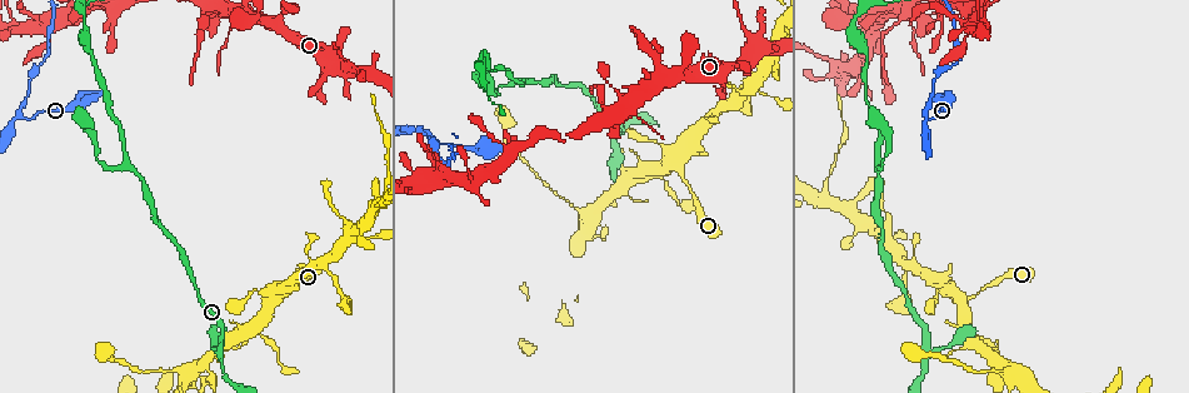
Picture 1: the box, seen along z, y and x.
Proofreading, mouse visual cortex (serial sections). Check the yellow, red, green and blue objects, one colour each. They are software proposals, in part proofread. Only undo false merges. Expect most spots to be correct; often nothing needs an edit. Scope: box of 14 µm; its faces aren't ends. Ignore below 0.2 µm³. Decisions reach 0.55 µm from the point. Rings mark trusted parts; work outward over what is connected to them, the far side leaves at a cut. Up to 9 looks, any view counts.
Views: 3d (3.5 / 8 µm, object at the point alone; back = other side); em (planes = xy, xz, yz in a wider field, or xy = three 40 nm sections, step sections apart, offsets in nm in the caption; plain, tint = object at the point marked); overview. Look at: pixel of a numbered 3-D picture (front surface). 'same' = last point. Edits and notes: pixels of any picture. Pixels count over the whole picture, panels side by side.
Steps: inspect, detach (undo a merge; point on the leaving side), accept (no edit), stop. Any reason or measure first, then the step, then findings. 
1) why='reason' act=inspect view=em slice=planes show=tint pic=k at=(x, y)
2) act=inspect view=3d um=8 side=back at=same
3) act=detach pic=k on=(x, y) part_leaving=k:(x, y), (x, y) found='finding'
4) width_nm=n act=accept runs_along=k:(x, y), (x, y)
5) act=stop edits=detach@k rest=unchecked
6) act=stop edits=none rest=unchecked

why='side arm on a straight run' act=inspect view=3d um=3.5 pic=1 at=(418, 128)

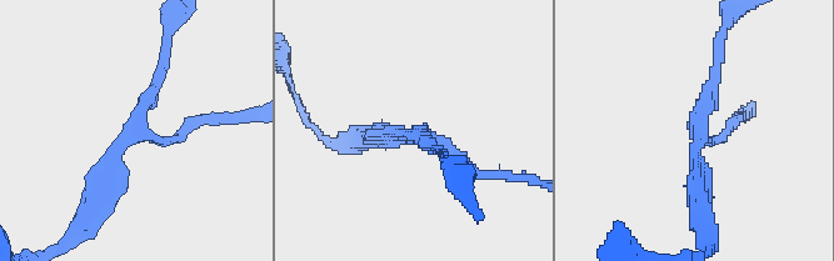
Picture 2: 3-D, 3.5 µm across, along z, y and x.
arms=3 arm_widths_nm=150,150,300 act=inspect view=em slice=planes show=tint pic=2 at=(700, 132)

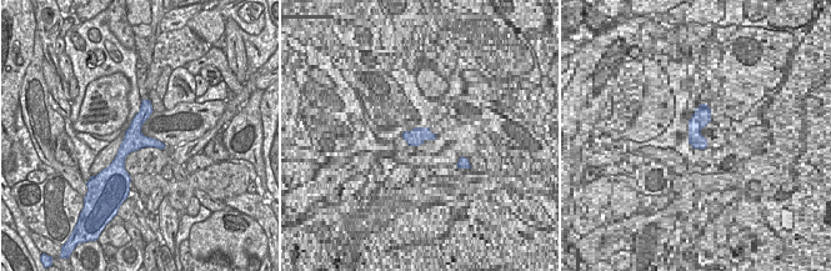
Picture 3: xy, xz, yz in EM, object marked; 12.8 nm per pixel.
act=accept runs_along=3:(146, 103), (116, 170) found='all the same cell'

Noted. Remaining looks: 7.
why='abrupt turn' act=inspect view=em slice=xy step=1 show=tint pic=1 at=(620, 133)

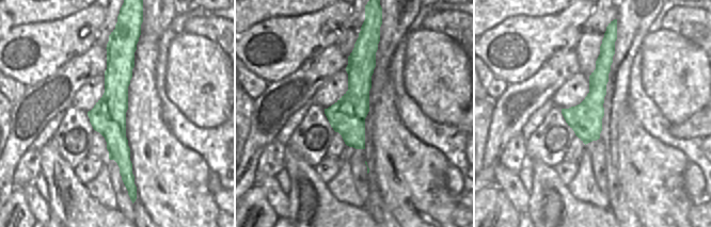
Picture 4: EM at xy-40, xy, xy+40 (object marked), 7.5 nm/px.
act=inspect view=3d um=3.5 at=same

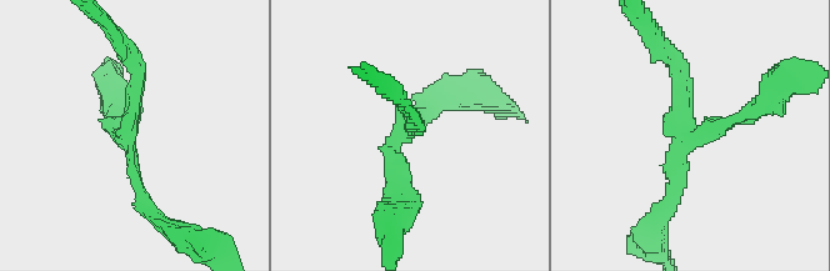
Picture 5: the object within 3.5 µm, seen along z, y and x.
act=accept runs_along=5:(666, 58), (693, 137), (756, 111) found='one cell here'

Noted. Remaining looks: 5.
why='side arm on a straight run' act=inspect view=3d um=8 pic=1 at=(353, 243)

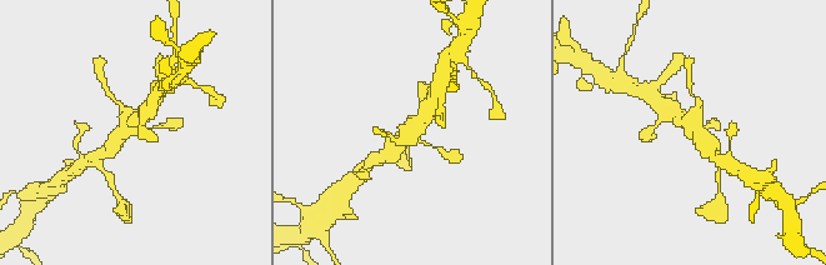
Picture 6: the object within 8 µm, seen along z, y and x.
act=inspect view=3d um=3.5 side=back pic=6 at=(415, 138)

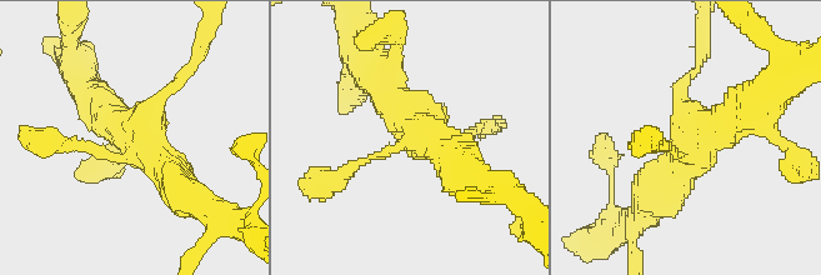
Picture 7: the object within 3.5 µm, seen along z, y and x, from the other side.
act=inspect view=em slice=xy step=5 show=tint pic=7 at=(409, 139)

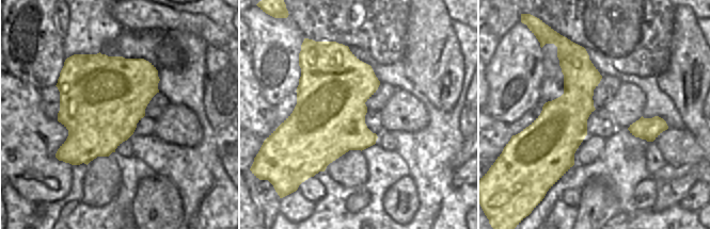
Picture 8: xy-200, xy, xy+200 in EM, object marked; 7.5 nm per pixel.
act=accept runs_along=7:(476, 178), (391, 101), (380, 79) found='all the same cell'

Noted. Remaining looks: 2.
why='thin arm on a thick one' act=inspect view=3d um=3.5 pic=1 at=(746, 52)

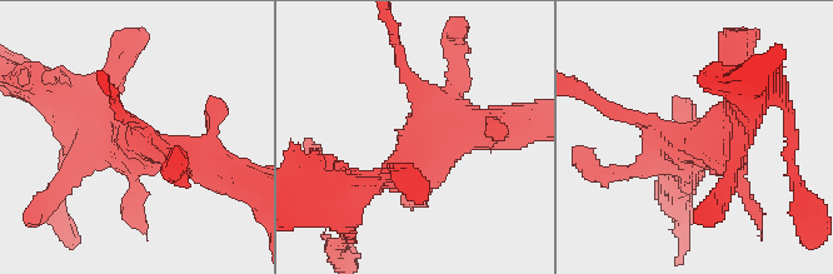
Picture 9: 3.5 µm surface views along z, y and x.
why='need the tissue' act=inspect view=em slice=xy step=2 show=tint pic=9 at=(418, 145)

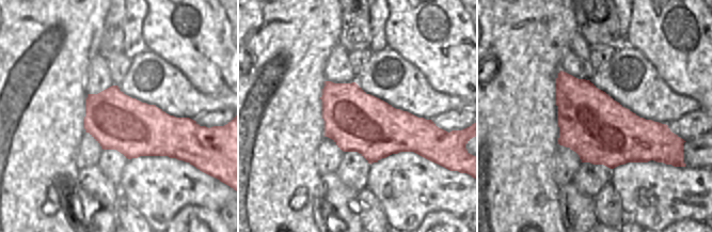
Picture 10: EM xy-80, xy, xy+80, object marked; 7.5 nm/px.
width_nm=440 act=accept runs_along=9:(357, 188), (453, 126), (492, 126) found='one cell here'

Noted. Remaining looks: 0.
act=stop edits=none rest=unchecked

